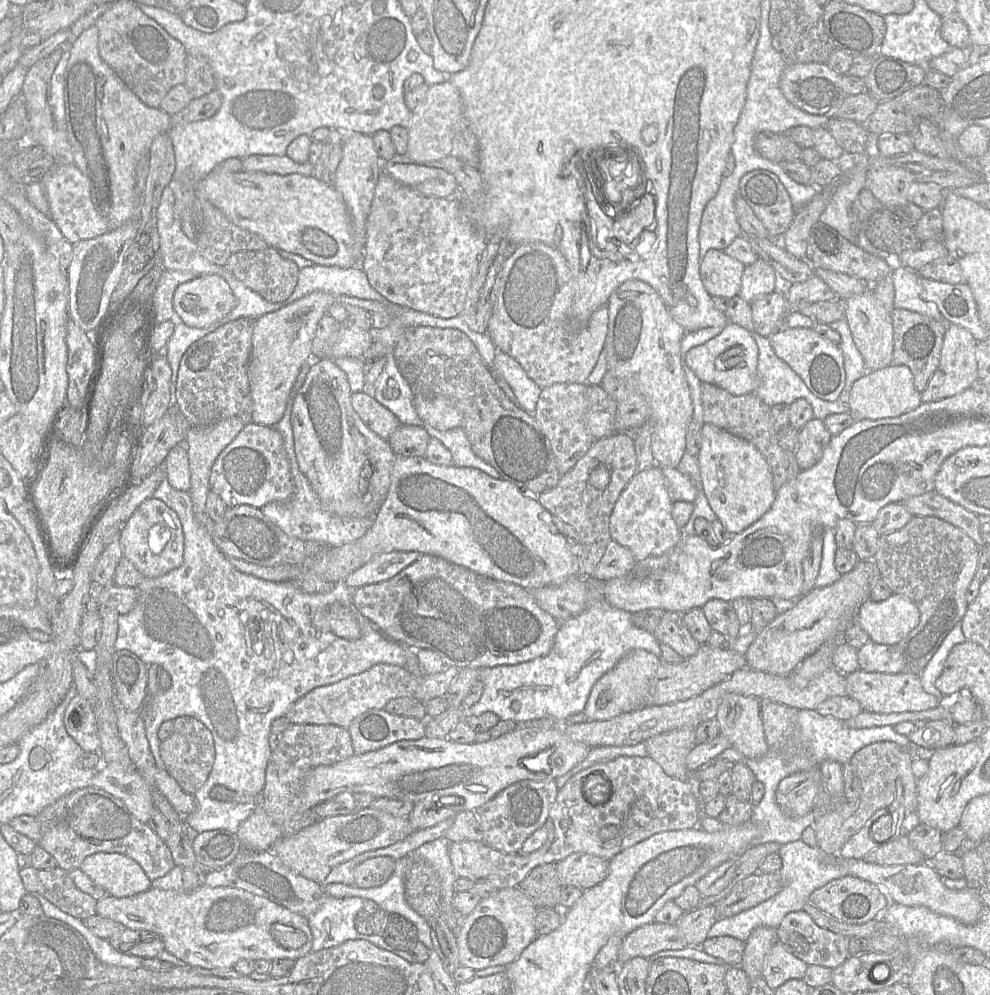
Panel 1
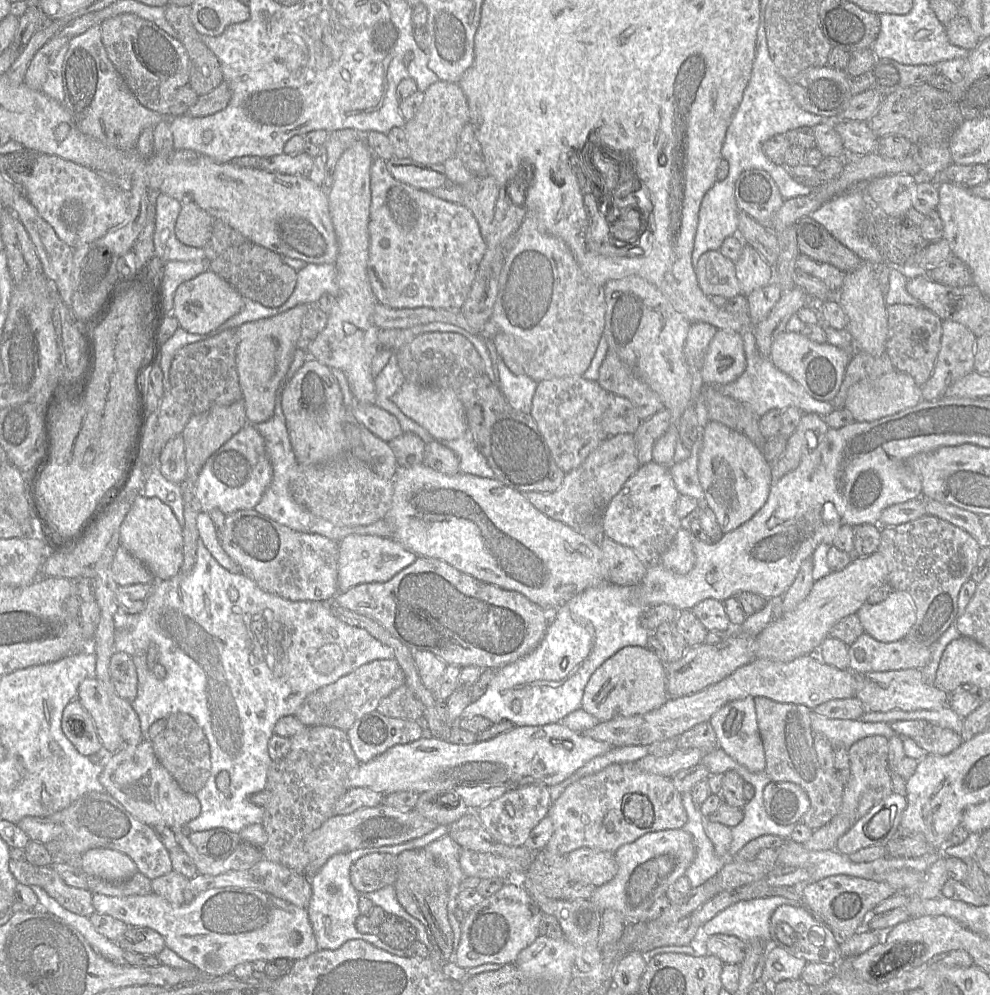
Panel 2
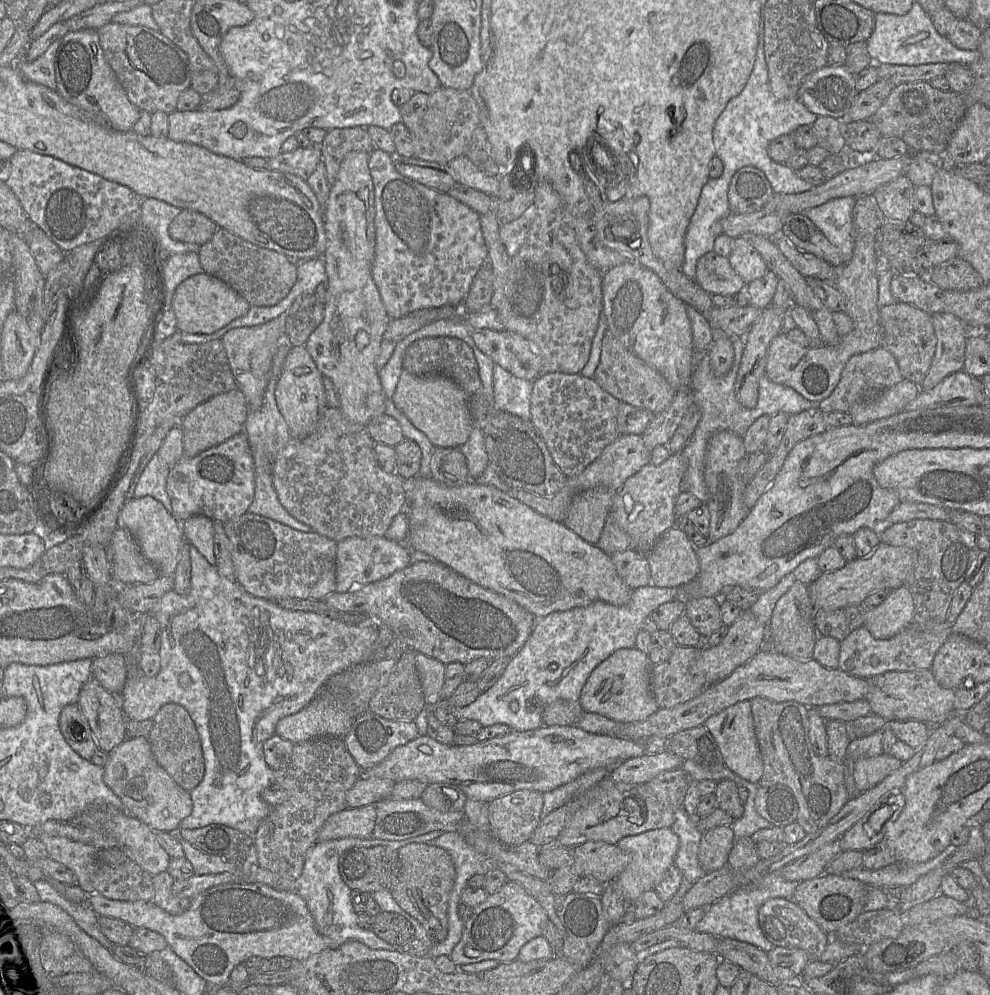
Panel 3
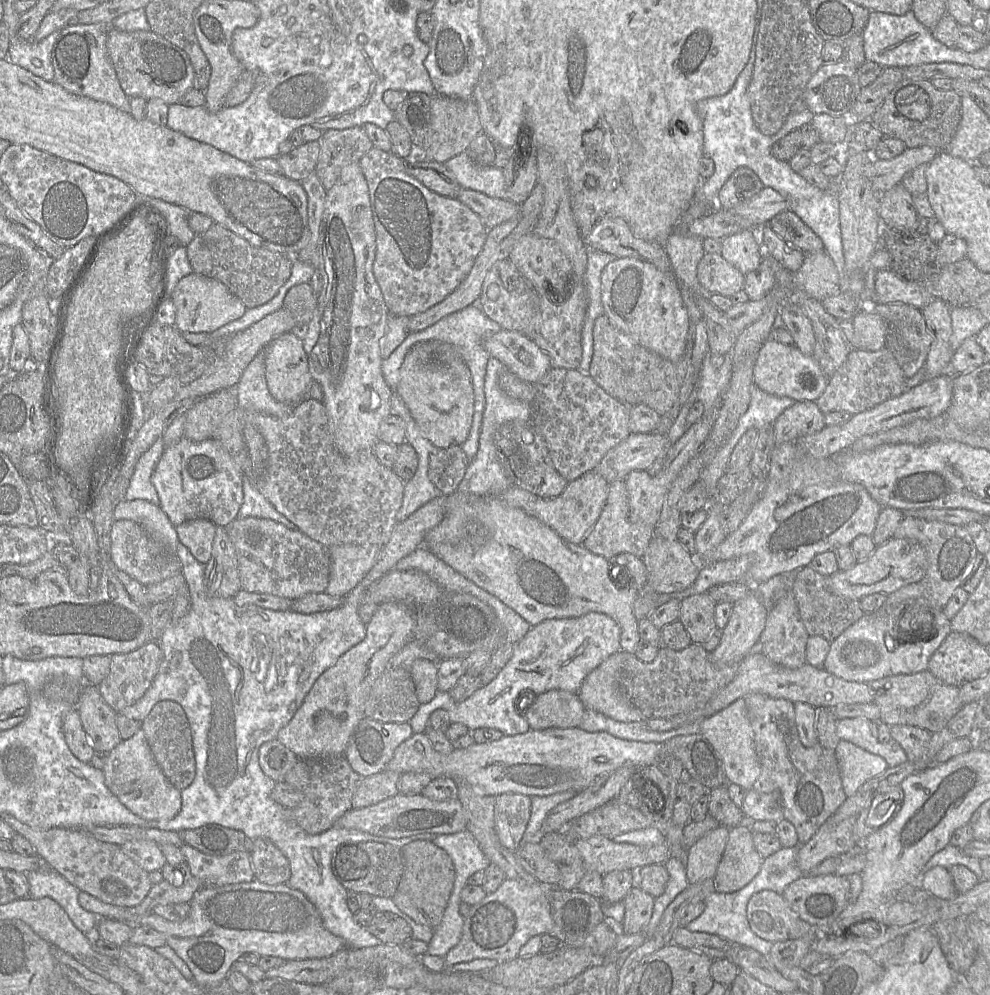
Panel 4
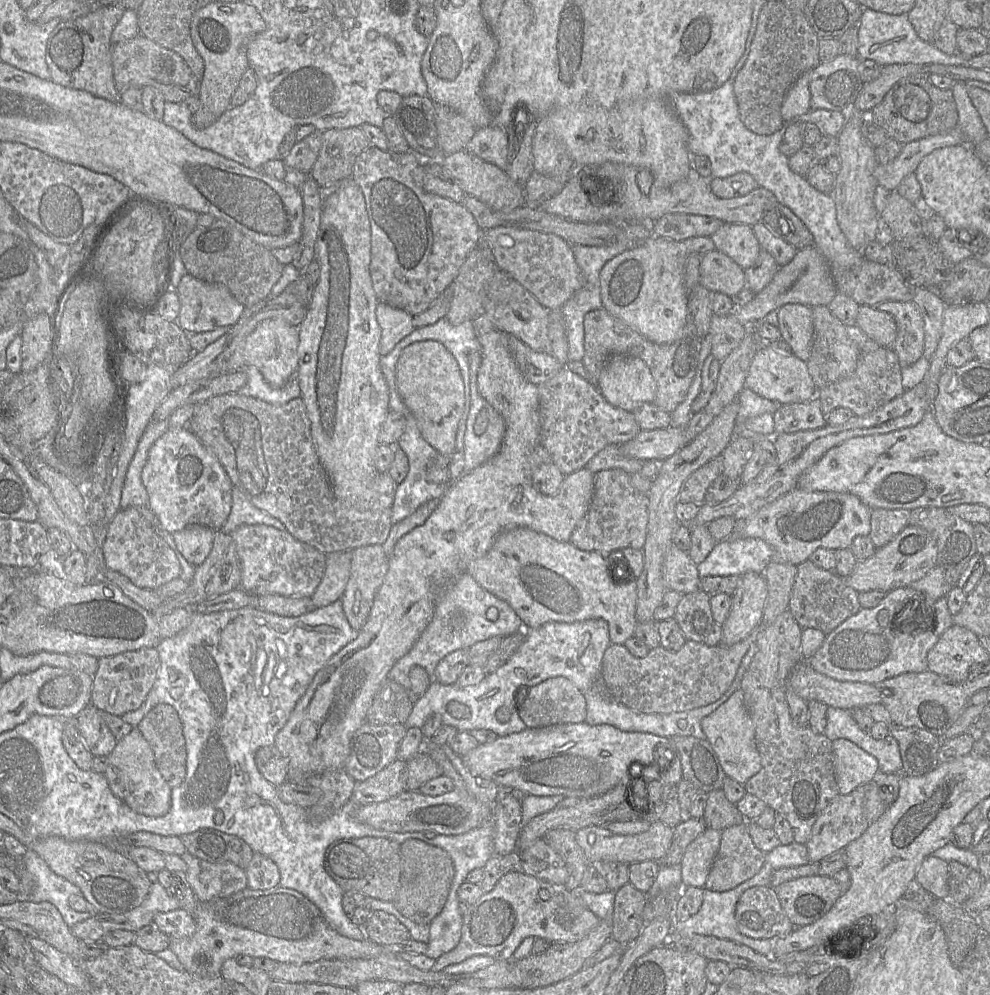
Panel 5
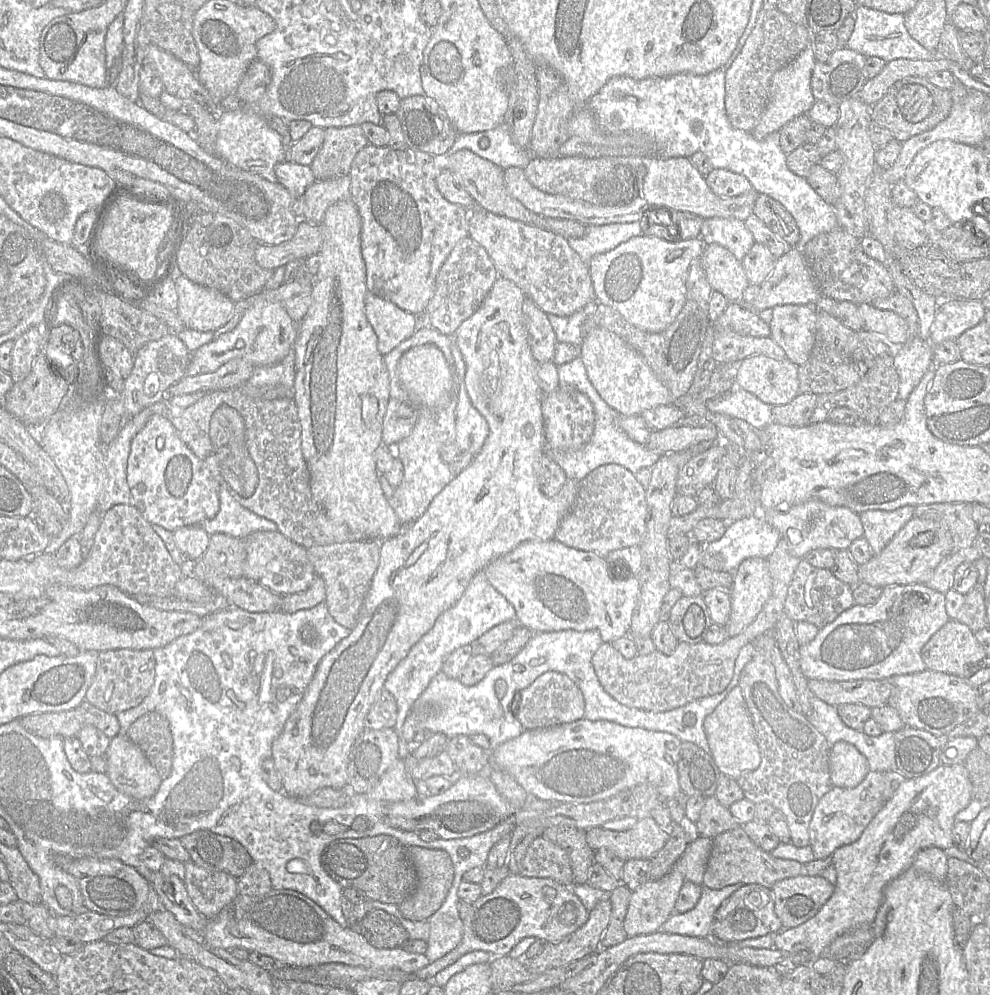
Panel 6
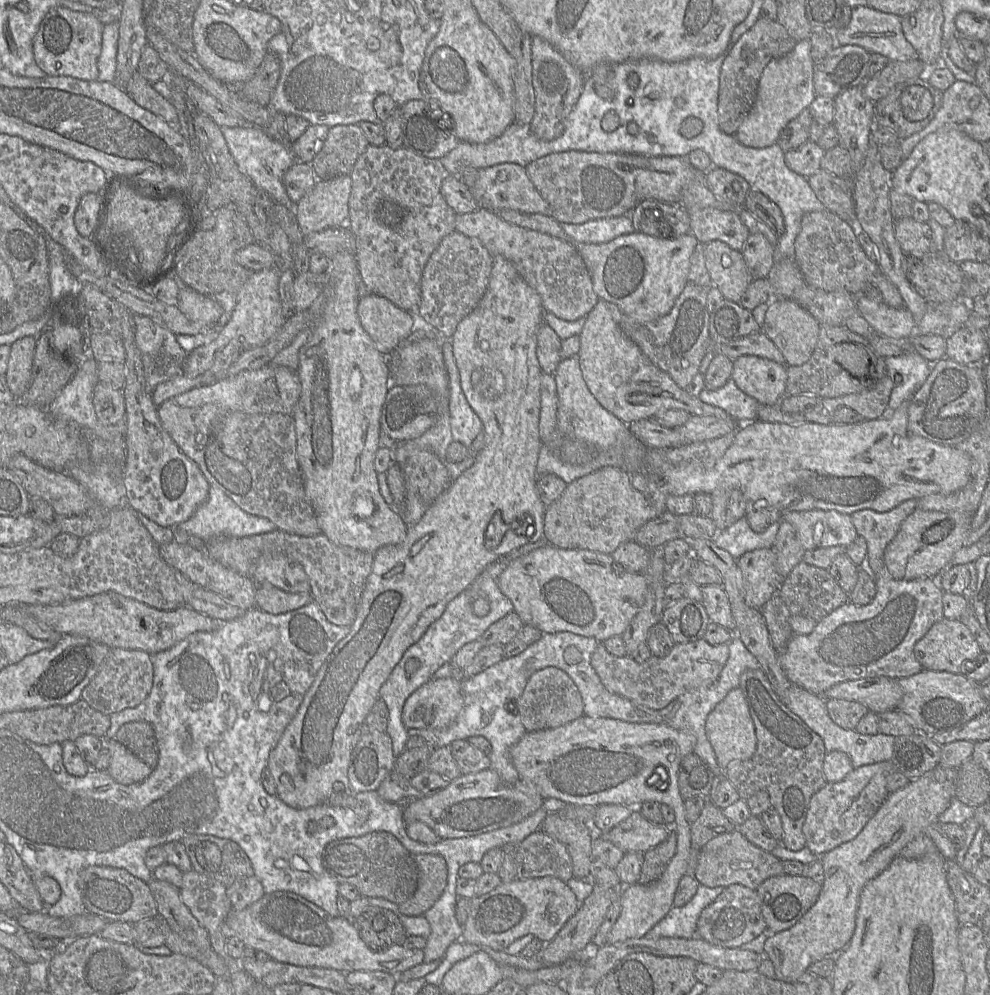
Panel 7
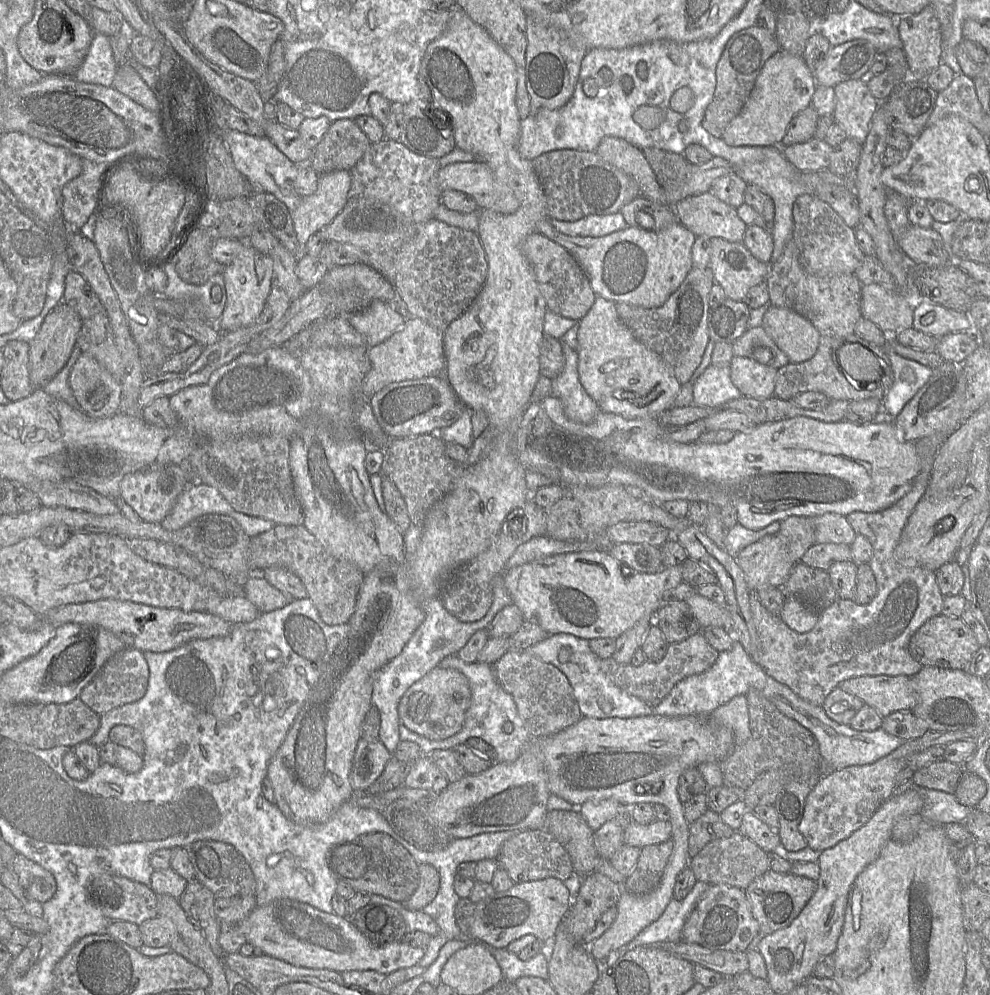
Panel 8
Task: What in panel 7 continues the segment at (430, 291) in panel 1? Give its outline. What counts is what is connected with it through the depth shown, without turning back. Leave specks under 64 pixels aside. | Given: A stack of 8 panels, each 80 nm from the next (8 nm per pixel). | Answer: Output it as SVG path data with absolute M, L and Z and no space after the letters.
M370 144L349 174L352 187L347 226L356 239L356 261L361 280L371 293L387 298L405 311L418 309L424 267L442 239L456 230L456 212L441 193L441 184L447 174L440 159L418 155L404 146L393 149L387 144Z

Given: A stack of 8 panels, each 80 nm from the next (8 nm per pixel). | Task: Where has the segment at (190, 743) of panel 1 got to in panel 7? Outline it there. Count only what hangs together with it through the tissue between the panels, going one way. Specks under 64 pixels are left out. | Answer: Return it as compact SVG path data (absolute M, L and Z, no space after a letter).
M146 721L122 725L114 739L124 745L140 760L154 769L158 763L158 747L152 725Z

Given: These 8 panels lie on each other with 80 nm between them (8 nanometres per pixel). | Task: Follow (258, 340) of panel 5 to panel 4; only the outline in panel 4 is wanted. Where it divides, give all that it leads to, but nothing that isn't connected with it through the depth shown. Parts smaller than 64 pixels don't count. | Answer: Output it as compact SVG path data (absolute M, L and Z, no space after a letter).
M298 331L283 333L274 338L262 351L265 355L265 375L269 392L275 400L297 405L307 399L309 389L315 382L309 371L307 354Z

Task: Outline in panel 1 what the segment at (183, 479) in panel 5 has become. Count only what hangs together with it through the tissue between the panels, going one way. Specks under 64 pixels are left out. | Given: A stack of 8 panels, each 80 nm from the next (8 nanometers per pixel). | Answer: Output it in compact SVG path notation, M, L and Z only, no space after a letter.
M246 424L215 460L209 488L219 495L227 508L249 505L261 509L270 502L289 501L294 483L280 432L274 426Z

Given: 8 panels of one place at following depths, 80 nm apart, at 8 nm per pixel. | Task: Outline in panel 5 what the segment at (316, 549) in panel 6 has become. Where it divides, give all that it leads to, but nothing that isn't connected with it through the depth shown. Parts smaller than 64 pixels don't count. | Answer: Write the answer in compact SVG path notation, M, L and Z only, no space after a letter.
M435 498L420 506L412 515L392 525L387 540L383 544L366 545L352 550L350 577L345 591L341 596L344 614L349 624L360 630L369 616L375 595L383 583L388 570L389 556L398 540L415 527L425 523L440 503L440 498Z

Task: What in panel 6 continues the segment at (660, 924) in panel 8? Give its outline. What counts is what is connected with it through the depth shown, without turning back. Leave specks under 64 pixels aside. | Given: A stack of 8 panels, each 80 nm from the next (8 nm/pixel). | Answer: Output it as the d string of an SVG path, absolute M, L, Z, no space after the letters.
M737 883L719 890L702 886L701 897L696 906L683 914L674 912L659 931L697 938L711 937L716 911L725 899L744 885Z

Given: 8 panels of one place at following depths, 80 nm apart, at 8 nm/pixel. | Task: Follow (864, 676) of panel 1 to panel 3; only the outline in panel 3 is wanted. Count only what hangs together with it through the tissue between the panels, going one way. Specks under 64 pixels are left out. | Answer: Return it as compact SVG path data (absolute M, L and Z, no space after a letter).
M887 671L867 679L869 689L866 694L872 714L887 721L918 721L936 726L946 721L954 712L955 690L942 687L932 671Z

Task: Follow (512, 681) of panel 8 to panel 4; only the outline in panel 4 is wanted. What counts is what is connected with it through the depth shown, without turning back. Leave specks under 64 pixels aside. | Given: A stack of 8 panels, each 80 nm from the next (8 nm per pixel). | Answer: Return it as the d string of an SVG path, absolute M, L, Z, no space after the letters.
M552 689L536 695L527 707L530 697L521 699L519 711L526 708L522 715L531 730L573 728L580 725L586 708L577 693Z

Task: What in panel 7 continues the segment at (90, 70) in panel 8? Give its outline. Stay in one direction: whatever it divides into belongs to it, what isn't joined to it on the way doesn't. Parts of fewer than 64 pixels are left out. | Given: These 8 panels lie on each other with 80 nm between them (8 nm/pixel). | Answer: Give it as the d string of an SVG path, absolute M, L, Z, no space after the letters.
M119 21L104 25L102 33L101 54L97 61L97 81L114 83L117 69L117 44L119 36Z

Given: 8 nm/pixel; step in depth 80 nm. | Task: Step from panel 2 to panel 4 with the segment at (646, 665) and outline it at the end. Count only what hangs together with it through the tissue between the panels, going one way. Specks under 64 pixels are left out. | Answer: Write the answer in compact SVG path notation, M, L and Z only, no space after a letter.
M621 650L610 655L582 682L578 696L586 709L600 712L620 722L646 719L633 705L622 685Z

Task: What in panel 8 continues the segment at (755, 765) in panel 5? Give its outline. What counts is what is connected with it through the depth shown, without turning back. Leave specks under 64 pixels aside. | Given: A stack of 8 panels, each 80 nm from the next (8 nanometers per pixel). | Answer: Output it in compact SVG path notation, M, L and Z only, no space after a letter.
M746 695L733 697L729 702L713 710L710 718L712 721L732 730L736 746L741 746L750 738L751 731Z

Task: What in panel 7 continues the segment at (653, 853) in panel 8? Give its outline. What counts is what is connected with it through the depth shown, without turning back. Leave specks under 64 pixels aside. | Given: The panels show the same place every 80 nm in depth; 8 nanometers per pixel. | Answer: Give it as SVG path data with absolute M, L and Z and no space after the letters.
M671 827L666 840L643 853L643 864L637 883L645 885L657 880L675 855L676 848L677 835Z

